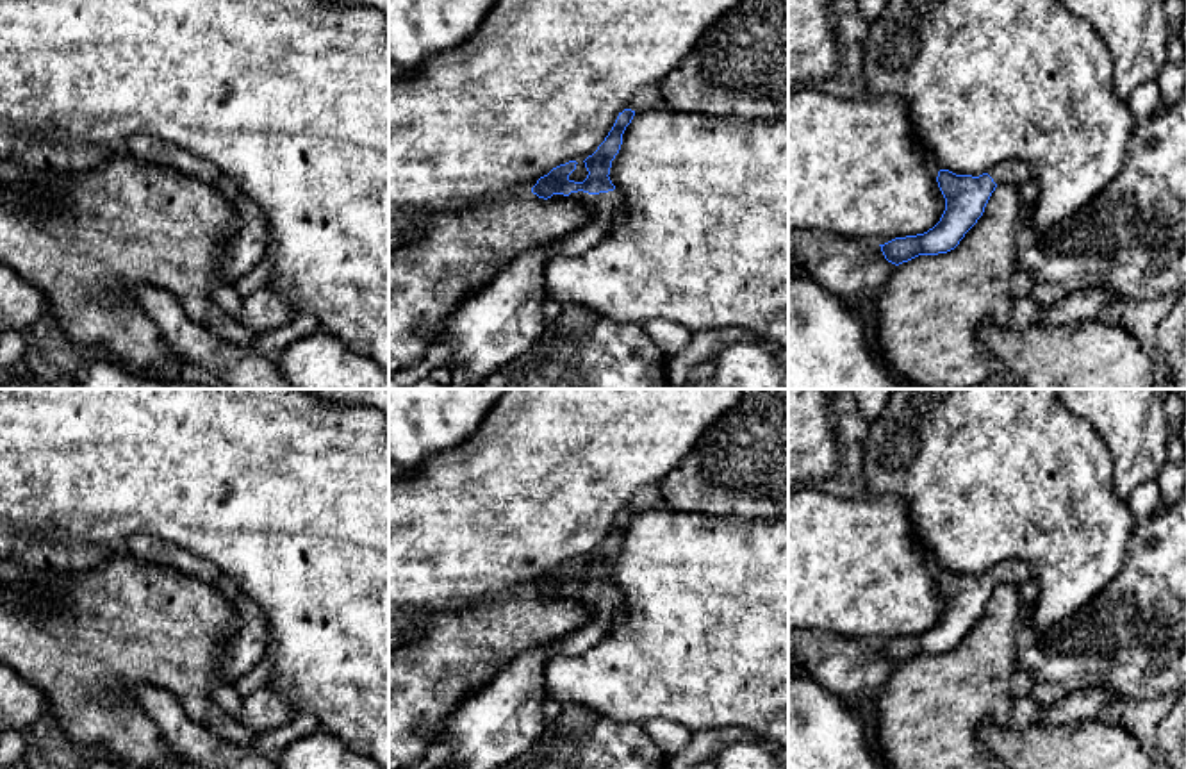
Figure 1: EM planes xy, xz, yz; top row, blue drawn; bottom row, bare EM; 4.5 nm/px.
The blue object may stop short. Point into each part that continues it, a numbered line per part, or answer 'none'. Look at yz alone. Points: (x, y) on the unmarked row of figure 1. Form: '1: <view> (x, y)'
1: yz (1015, 571)

